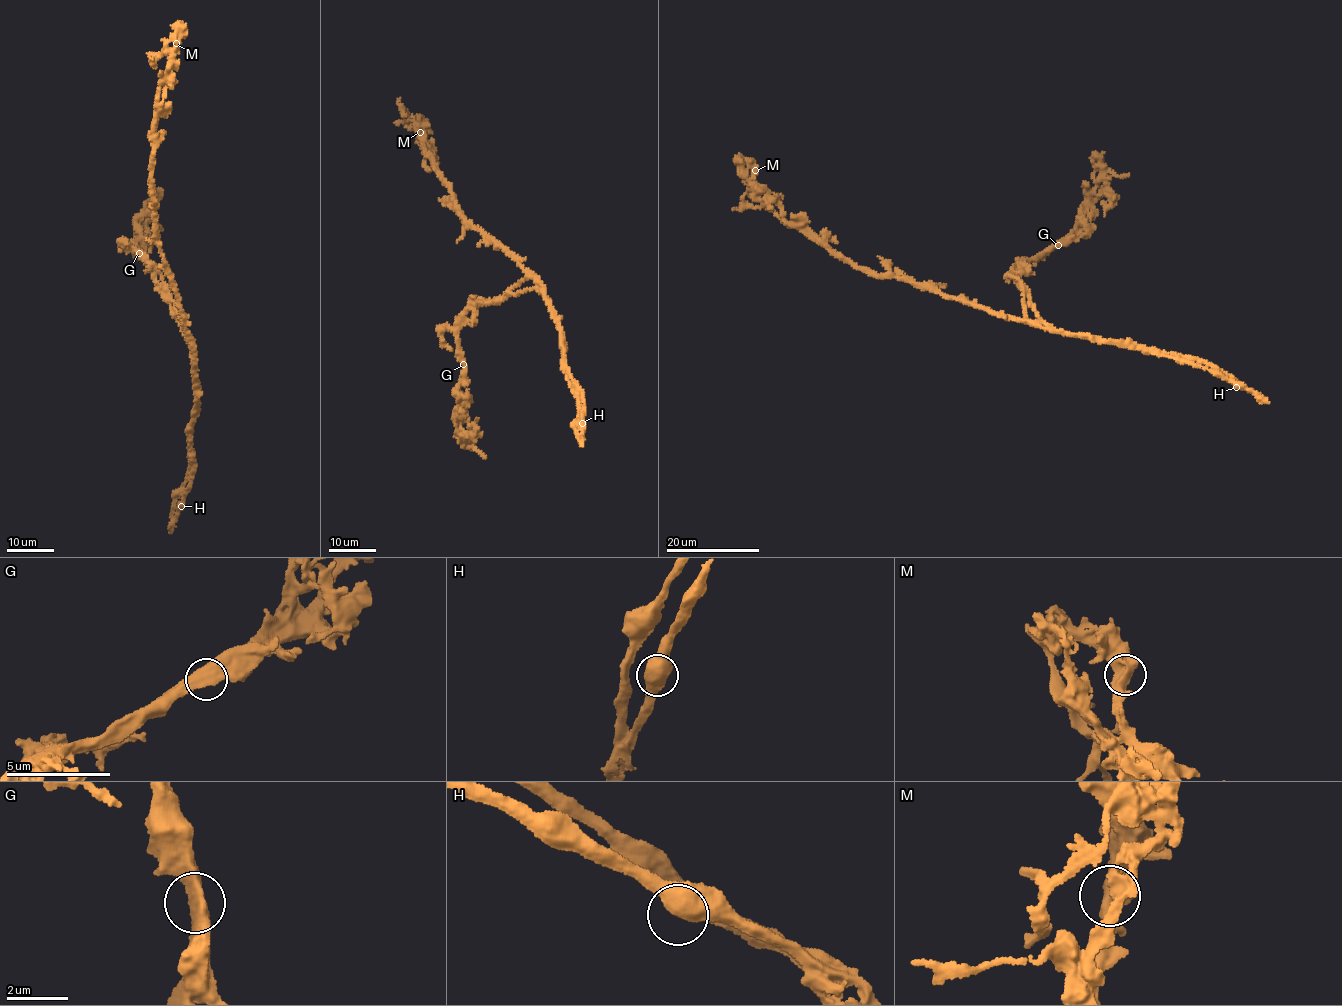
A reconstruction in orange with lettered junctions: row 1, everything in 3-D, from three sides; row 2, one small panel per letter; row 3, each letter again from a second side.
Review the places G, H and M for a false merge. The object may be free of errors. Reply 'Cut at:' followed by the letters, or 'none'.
Cut at: G

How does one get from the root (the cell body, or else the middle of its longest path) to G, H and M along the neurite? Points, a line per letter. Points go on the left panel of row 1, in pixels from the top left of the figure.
G: (179, 301), (188, 334), (159, 270), (139, 253), (133, 254), (139, 252)
H: (179, 301), (196, 358), (197, 402), (189, 434), (195, 465), (181, 506)
M: (179, 301), (156, 240), (152, 186), (157, 122), (176, 43)

